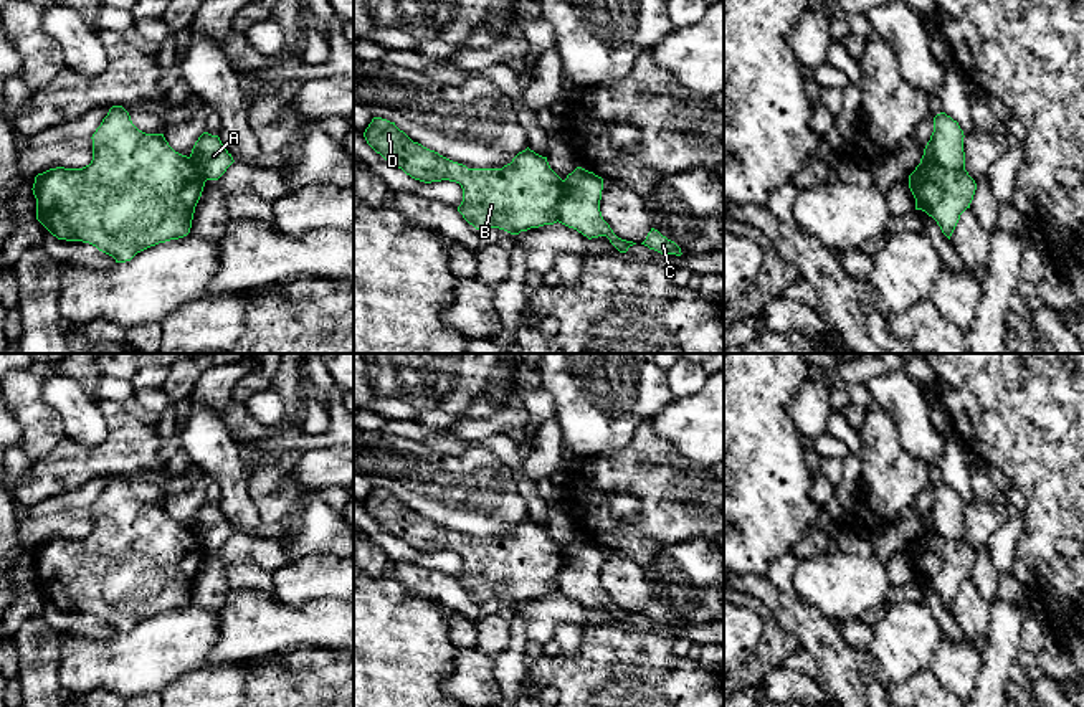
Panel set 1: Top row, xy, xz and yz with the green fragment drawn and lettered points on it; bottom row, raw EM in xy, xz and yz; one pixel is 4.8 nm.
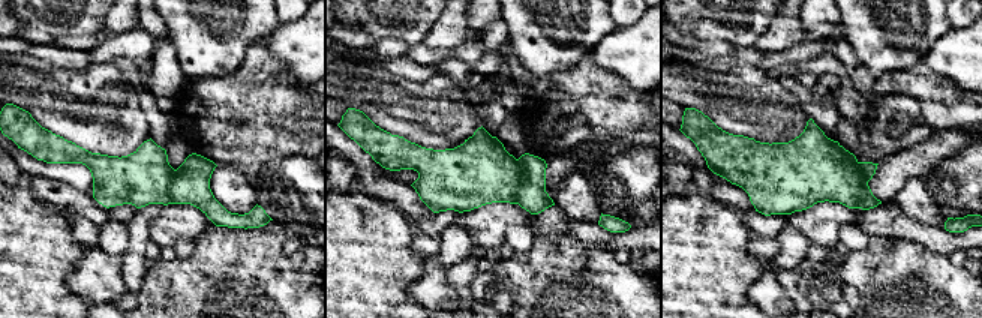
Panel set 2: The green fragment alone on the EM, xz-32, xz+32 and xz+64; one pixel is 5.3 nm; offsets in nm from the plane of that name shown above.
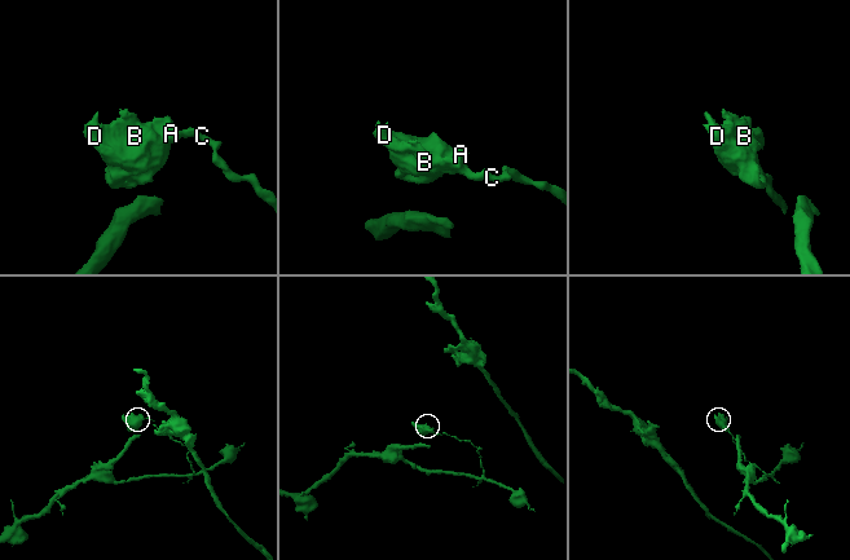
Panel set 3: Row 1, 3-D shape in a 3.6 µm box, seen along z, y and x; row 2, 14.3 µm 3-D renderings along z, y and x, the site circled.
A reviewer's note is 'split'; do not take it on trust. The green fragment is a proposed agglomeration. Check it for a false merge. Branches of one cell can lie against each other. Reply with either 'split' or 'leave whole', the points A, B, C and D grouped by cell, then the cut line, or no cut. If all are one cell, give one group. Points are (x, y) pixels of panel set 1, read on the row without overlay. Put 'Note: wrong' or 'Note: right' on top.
Note: right
split; A C / B D; cut in yz along (921, 532), (937, 532), (944, 537), (964, 539)

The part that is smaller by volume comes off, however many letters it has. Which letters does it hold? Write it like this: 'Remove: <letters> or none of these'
Remove: B, D

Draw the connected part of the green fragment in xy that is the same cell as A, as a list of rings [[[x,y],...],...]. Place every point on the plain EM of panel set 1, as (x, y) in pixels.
[[[203,502],[195,512],[190,529],[207,550],[218,550],[235,532],[218,505]]]

